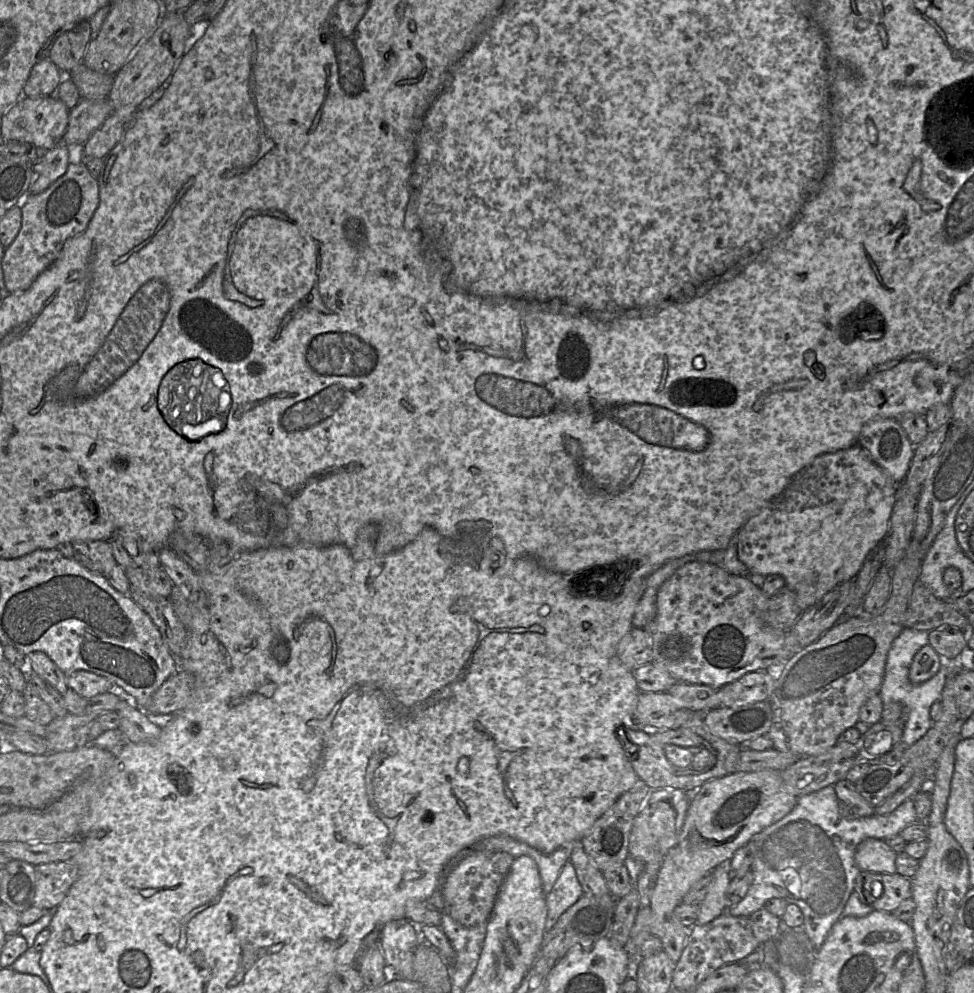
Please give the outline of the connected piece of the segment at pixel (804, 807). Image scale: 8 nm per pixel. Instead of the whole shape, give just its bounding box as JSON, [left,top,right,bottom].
[726,785,918,949]

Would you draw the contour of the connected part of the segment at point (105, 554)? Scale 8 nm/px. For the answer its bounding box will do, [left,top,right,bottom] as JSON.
[72,540,117,574]

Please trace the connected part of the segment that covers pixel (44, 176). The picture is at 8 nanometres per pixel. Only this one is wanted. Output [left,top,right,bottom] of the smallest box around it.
[29,144,69,194]

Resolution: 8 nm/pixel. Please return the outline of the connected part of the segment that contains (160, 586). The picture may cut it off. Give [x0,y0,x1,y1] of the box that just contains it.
[125,566,173,597]

